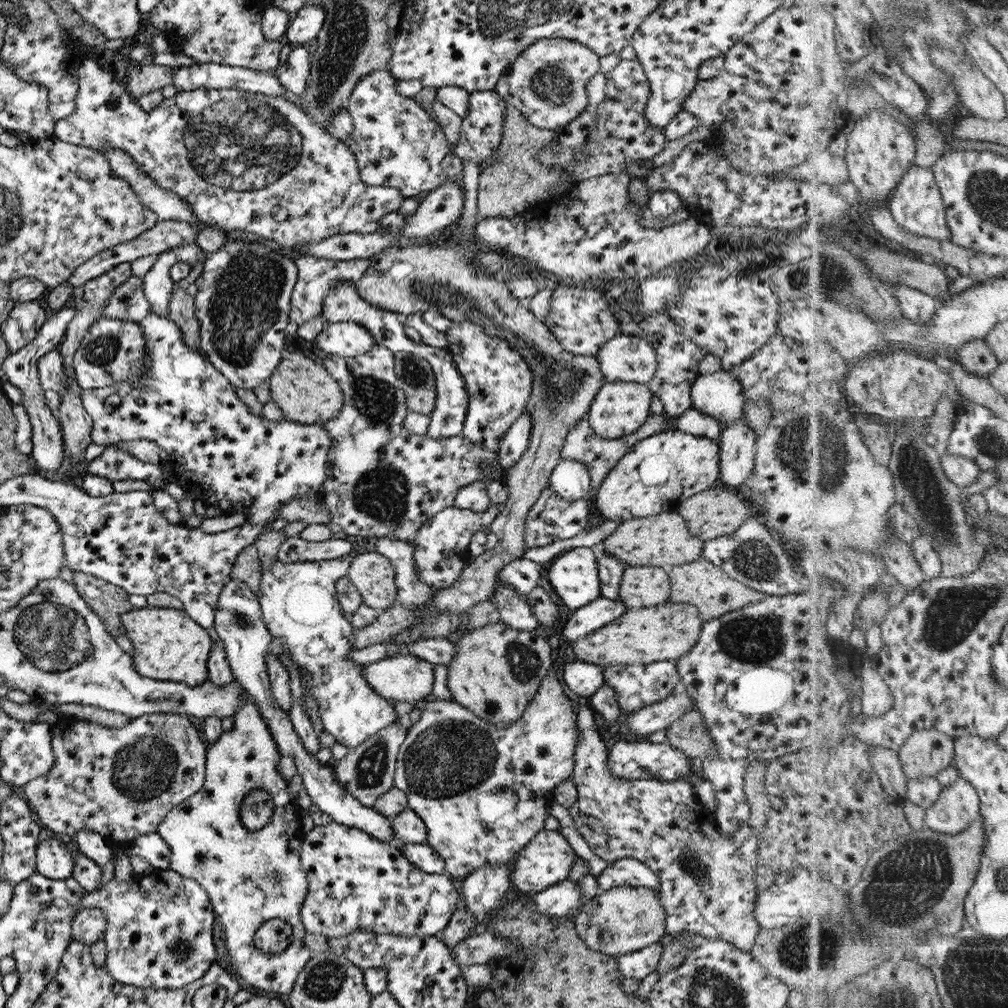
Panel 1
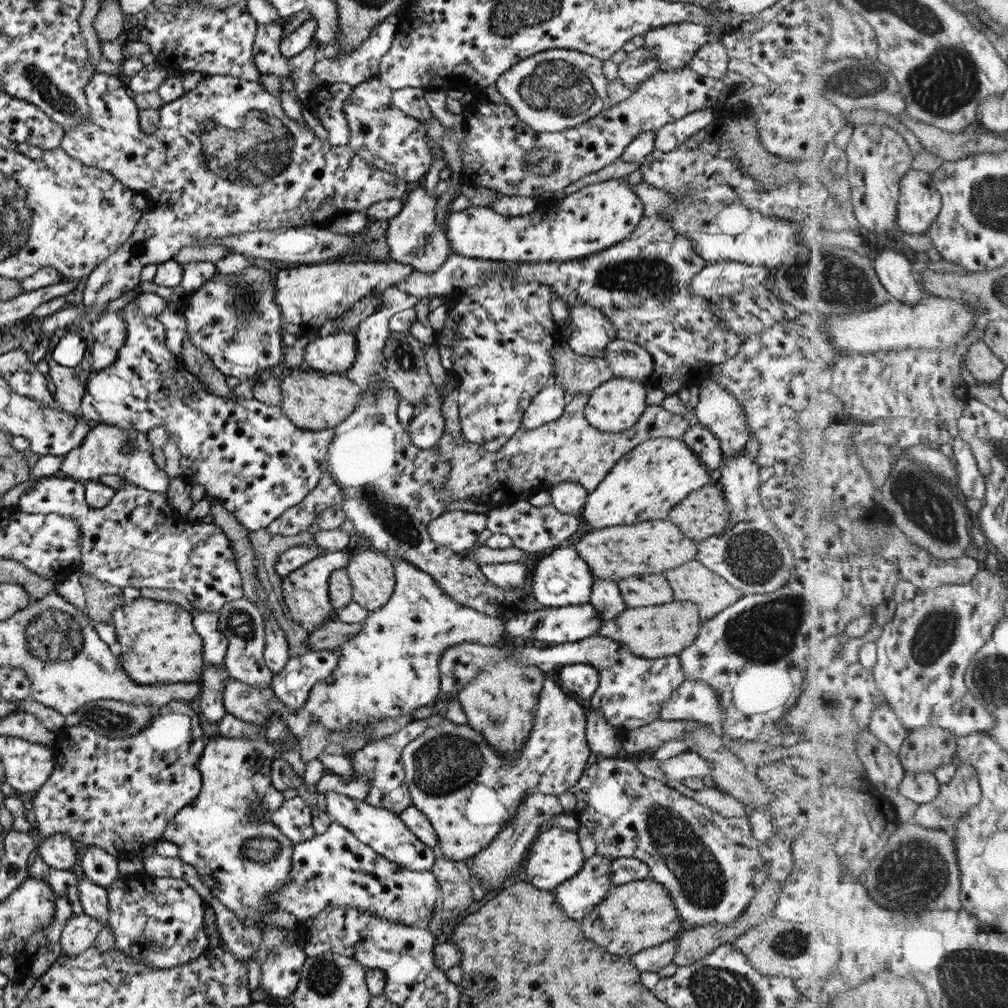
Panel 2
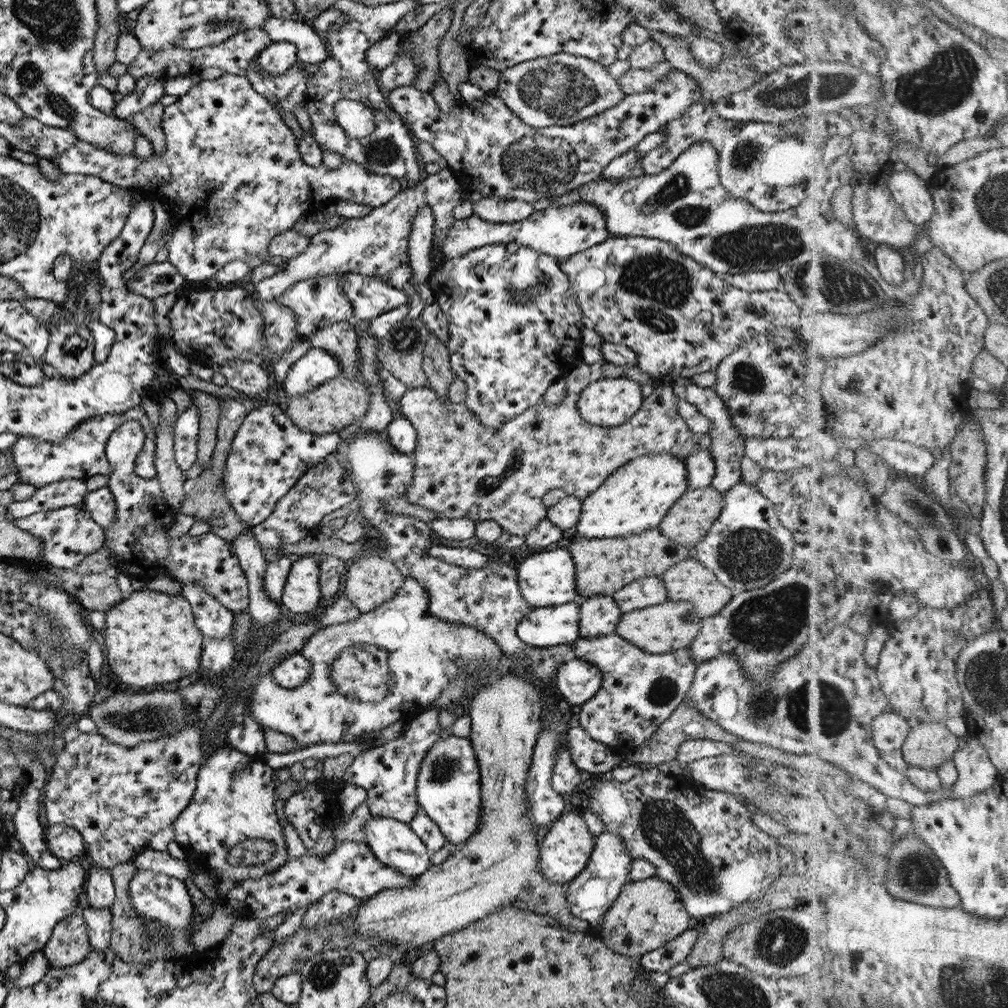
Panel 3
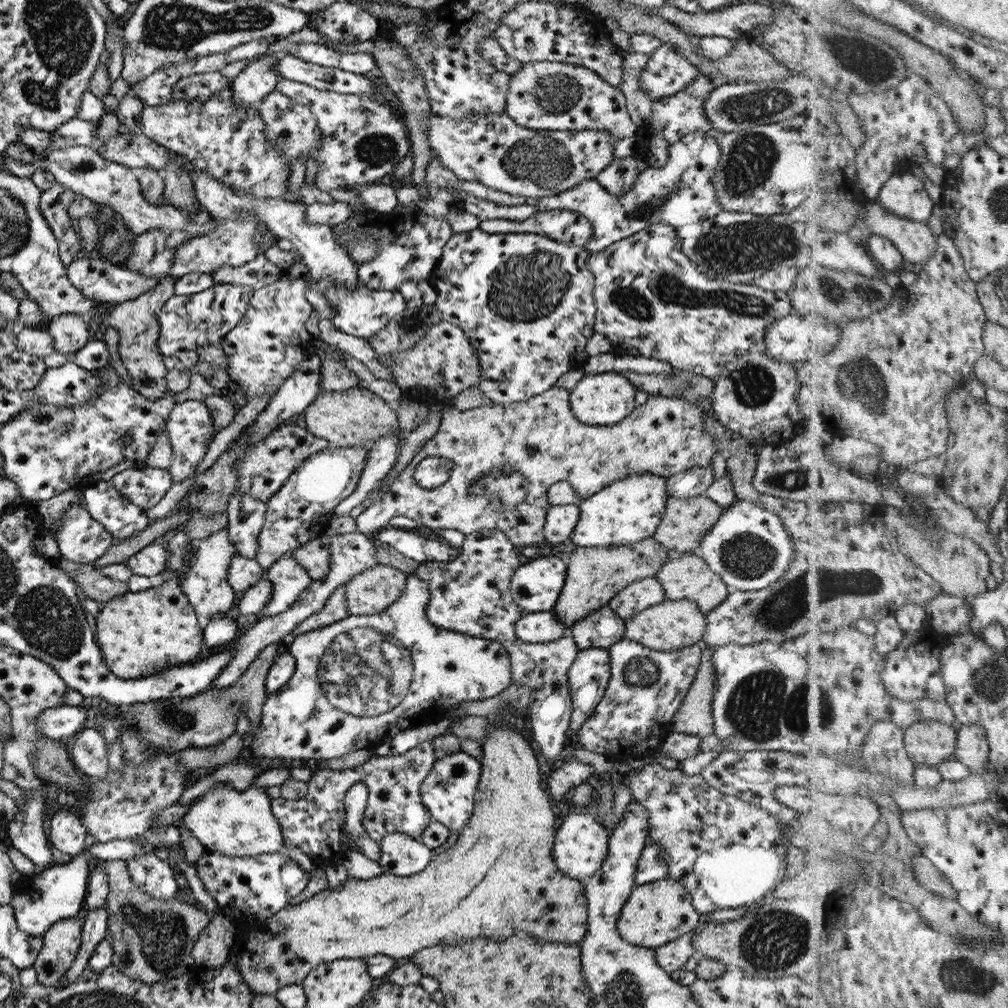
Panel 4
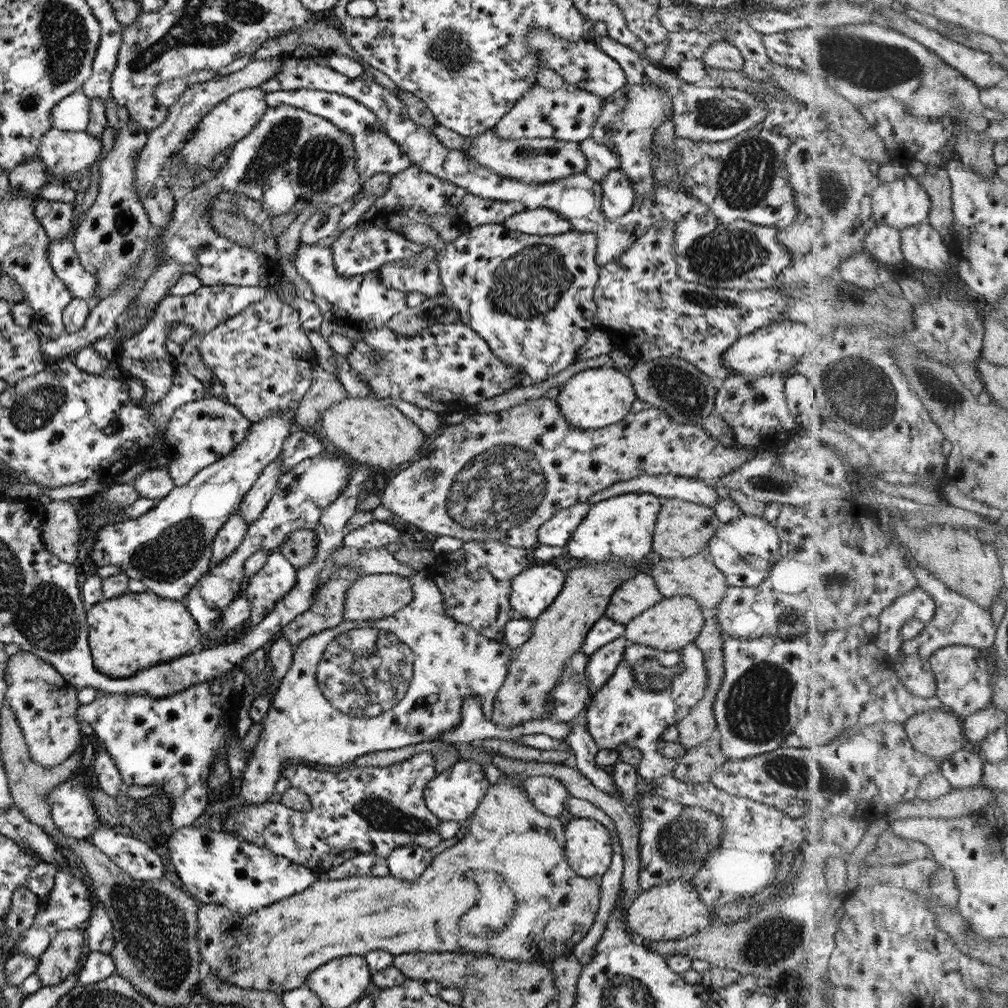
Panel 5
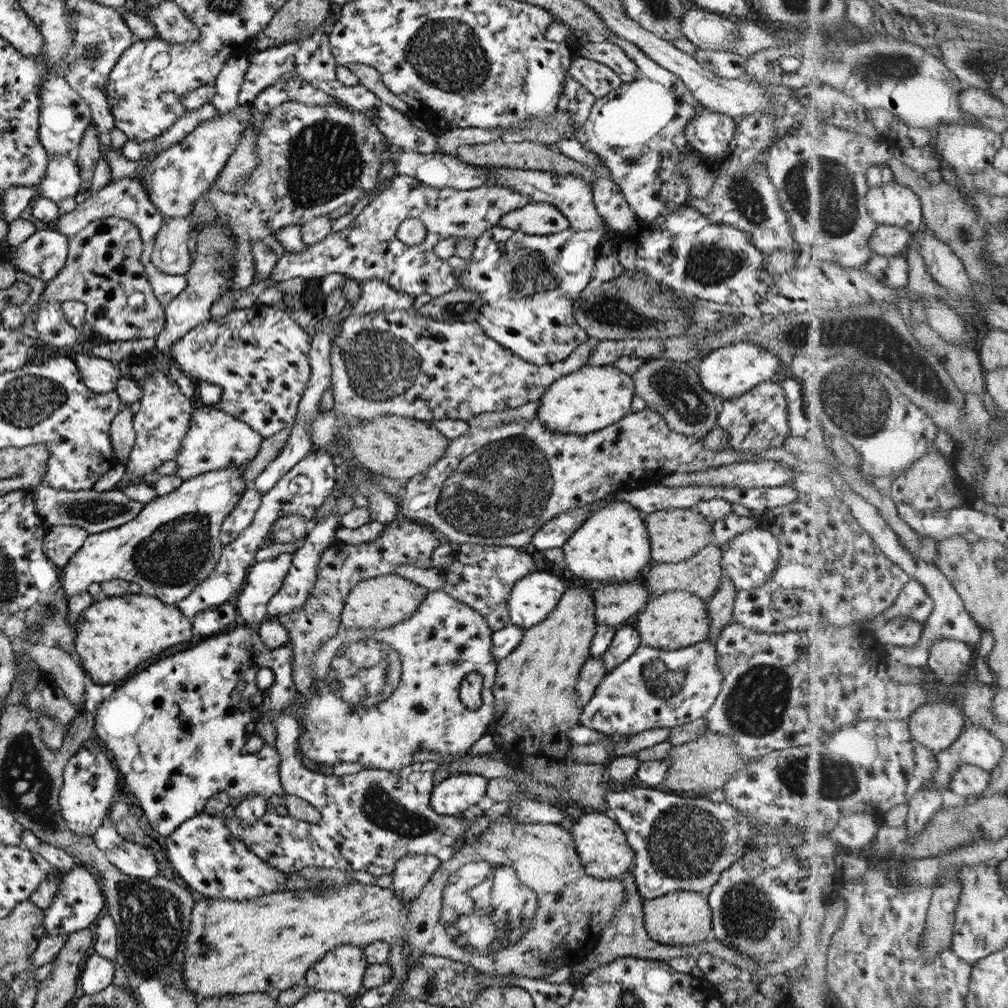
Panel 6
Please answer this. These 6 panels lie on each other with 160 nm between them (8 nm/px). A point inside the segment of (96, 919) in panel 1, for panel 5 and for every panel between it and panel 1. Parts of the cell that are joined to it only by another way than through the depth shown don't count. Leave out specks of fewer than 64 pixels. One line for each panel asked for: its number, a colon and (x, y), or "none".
2: (79, 933)
3: (68, 944)
4: (60, 944)
5: (56, 963)

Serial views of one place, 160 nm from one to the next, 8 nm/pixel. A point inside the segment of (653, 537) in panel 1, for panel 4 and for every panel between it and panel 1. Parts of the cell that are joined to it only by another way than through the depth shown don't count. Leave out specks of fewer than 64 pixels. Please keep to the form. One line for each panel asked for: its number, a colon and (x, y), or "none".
2: (612, 553)
3: (601, 566)
4: (593, 575)

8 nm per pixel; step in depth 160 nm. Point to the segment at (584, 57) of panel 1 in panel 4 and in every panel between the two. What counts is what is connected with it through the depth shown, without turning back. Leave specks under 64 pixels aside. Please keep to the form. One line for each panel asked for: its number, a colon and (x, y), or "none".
2: (550, 91)
3: (561, 89)
4: (548, 96)

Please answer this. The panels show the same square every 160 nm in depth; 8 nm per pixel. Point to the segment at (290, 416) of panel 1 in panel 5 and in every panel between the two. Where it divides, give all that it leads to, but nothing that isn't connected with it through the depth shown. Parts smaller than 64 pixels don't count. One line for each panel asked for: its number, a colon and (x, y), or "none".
2: (315, 400)
3: (330, 407)
4: (356, 417)
5: (370, 432)

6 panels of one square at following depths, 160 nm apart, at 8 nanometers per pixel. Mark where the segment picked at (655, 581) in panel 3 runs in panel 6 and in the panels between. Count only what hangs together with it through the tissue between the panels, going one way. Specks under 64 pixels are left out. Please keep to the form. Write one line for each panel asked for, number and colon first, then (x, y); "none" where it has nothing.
4: (637, 595)
5: (629, 599)
6: (616, 604)

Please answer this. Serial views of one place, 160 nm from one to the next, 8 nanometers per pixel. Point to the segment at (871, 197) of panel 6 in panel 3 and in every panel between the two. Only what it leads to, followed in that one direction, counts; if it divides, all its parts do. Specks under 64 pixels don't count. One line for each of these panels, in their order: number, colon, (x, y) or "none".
3: (912, 192)
4: (904, 195)
5: (903, 203)

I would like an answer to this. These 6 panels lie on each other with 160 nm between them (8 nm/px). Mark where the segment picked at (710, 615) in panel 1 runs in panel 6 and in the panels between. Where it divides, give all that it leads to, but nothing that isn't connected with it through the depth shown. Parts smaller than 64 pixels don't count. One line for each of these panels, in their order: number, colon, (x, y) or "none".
2: (691, 581)
3: (688, 580)
4: (686, 576)
5: (696, 576)
6: (699, 574)

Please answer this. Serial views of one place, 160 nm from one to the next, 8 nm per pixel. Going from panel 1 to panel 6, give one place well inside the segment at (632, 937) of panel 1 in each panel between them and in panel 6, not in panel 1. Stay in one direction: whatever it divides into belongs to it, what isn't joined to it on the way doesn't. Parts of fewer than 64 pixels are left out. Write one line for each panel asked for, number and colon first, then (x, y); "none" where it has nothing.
2: (639, 915)
3: (647, 914)
4: (655, 913)
5: (671, 910)
6: (682, 918)

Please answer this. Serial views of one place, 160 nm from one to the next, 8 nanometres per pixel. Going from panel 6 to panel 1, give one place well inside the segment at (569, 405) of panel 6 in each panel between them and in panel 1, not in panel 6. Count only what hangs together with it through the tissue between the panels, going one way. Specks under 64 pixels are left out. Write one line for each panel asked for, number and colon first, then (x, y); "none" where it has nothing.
1: (618, 409)
2: (614, 406)
3: (608, 402)
4: (603, 399)
5: (594, 398)

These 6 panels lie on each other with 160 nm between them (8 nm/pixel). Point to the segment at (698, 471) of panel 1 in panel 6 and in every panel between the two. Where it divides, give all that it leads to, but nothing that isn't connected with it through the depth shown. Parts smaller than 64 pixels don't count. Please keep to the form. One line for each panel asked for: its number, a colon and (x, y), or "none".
2: (645, 483)
3: (634, 498)
4: (627, 511)
5: (619, 528)
6: (611, 544)

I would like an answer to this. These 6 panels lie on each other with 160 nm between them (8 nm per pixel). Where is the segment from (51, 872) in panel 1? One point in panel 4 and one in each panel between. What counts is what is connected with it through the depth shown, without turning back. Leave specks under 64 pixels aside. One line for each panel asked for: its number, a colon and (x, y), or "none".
2: (58, 851)
3: (63, 842)
4: (66, 832)

